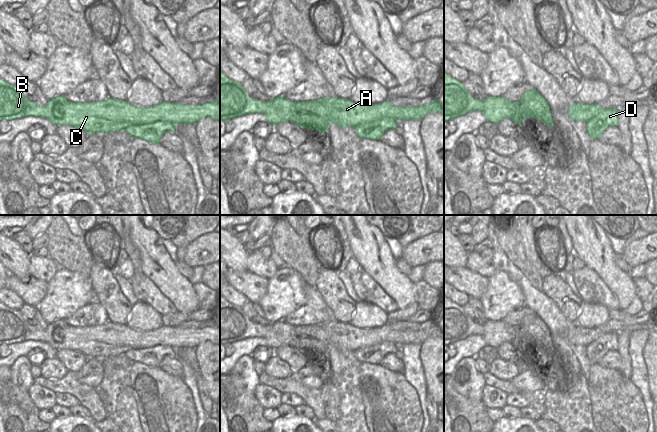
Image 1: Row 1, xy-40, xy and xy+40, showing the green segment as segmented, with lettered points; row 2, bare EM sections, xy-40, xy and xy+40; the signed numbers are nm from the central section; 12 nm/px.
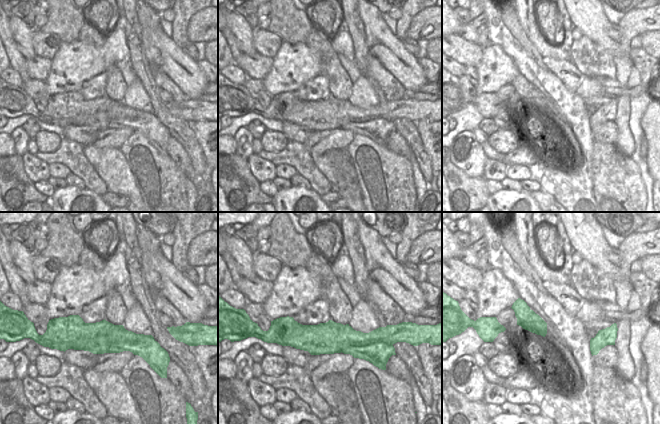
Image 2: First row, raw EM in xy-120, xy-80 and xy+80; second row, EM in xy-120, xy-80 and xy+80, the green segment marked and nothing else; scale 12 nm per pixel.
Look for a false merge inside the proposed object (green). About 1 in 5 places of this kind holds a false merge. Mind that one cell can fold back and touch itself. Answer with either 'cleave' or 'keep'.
cleave

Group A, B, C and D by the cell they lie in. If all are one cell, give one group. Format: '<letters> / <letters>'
A B C / D

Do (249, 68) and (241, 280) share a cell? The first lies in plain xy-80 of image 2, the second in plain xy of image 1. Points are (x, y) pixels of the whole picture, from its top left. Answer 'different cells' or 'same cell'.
same cell

